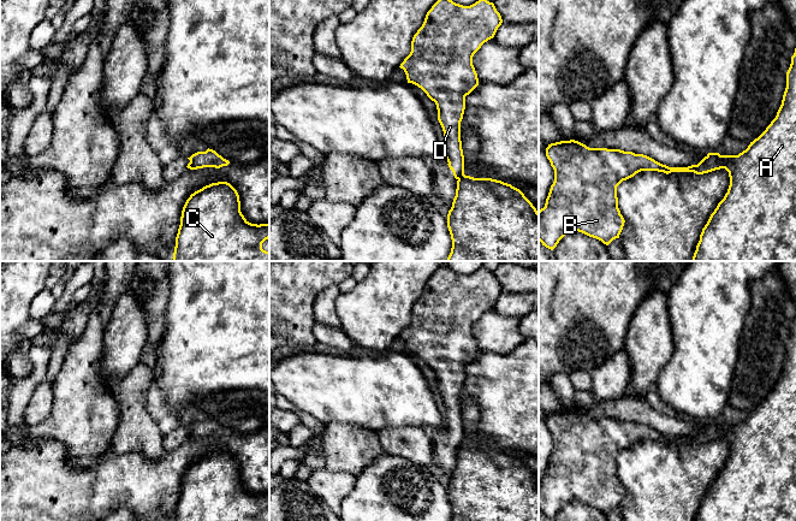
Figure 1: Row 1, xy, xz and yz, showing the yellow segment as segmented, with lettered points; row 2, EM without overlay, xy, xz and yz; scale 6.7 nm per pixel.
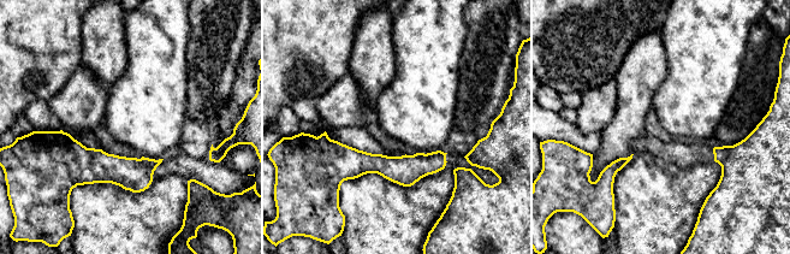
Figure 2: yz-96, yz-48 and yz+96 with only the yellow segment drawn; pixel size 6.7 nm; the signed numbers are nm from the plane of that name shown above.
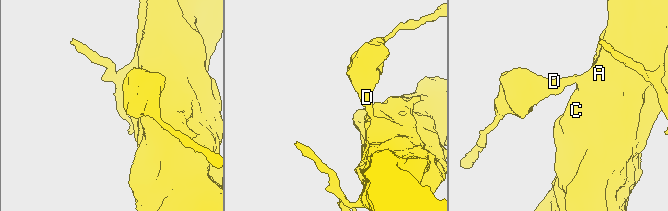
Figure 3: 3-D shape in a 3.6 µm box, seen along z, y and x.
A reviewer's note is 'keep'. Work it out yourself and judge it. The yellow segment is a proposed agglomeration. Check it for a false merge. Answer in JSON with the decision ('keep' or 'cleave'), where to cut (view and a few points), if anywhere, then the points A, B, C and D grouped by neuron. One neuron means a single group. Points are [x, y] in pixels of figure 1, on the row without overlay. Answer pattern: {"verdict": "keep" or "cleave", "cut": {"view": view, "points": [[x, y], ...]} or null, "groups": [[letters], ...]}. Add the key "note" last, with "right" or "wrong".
{"verdict": "cleave", "cut": {"view": "yz", "points": [[720, 425], [724, 437]]}, "groups": [["A", "C"], ["B", "D"]], "note": "wrong"}

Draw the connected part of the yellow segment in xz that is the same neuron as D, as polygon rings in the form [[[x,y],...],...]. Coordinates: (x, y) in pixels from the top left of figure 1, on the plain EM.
[[[442,265],[427,282],[422,296],[412,307],[410,324],[399,336],[404,339],[408,353],[421,357],[435,372],[438,390],[445,405],[444,424],[456,449],[464,444],[461,391],[465,366],[479,355],[473,326],[485,312],[494,307],[501,292],[494,273],[485,267],[470,276],[463,276]]]

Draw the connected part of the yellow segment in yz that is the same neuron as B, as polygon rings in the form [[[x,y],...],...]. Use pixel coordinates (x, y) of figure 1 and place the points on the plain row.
[[[575,409],[548,414],[546,426],[554,439],[554,451],[545,476],[539,480],[539,510],[551,520],[571,501],[582,502],[606,515],[619,508],[625,490],[618,478],[617,456],[641,440],[703,444],[724,438],[724,428],[719,422],[708,422],[697,434],[669,437],[643,424],[620,419],[589,418]]]

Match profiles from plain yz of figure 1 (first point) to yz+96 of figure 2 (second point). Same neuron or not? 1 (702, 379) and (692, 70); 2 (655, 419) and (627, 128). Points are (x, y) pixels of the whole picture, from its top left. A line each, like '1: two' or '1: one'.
1: one
2: two

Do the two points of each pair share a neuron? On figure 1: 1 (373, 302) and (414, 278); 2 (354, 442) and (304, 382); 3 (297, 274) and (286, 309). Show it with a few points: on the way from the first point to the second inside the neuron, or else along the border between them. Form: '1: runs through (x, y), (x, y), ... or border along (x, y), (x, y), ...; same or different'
1: runs through (382, 297), (404, 278); same
2: border along (325, 422), (355, 422), (366, 428); different
3: runs through (289, 283), (286, 285), (286, 301); same

